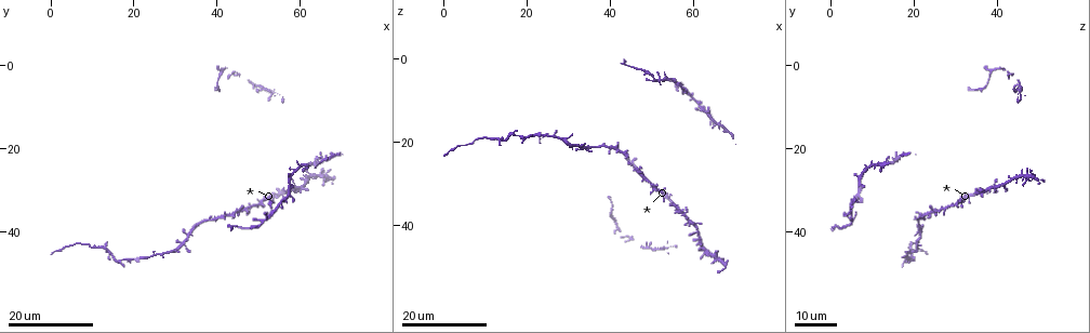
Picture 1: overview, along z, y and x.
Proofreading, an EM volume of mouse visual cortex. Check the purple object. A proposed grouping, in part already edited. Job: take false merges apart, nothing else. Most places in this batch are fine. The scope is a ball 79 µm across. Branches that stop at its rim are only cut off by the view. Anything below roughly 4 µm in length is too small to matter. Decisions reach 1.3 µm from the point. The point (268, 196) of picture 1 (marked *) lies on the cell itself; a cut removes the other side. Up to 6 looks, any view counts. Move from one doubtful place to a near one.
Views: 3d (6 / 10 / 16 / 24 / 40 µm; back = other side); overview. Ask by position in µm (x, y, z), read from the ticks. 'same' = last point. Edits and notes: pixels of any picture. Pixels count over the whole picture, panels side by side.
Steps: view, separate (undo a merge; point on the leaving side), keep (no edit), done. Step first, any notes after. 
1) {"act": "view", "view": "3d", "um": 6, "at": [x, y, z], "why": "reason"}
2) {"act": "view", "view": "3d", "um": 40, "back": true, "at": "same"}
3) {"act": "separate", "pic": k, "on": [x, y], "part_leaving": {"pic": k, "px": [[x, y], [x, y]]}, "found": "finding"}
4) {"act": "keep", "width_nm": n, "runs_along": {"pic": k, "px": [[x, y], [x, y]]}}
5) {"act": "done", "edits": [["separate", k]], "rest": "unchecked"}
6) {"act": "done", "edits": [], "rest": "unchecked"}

{"act": "view", "view": "3d", "um": 16, "at": [58.0, 30.0, 37.5], "why": "four arms meet"}

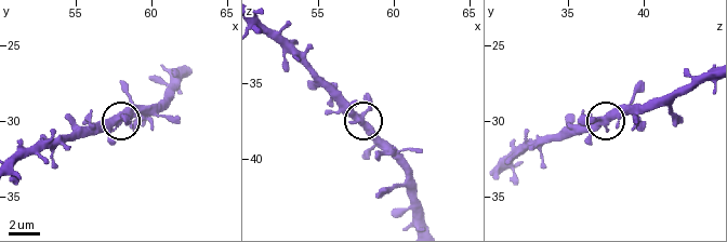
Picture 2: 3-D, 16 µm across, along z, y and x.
{"act": "view", "view": "3d", "um": 6, "at": [58.0, 29.8, 37.2]}

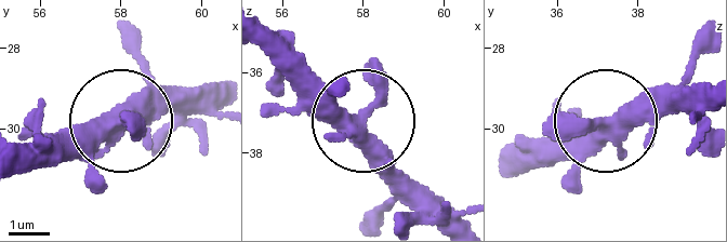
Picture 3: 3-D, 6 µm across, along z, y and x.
{"act": "keep", "arms": 4, "runs_along": {"pic": 3, "px": [[264, 28], [364, 121], [398, 169], [457, 211]]}, "found": "all the same cell"}

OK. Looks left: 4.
{"act": "view", "view": "3d", "um": 24, "at": [41.5, 36.5, 21.5], "why": "three arms meet"}

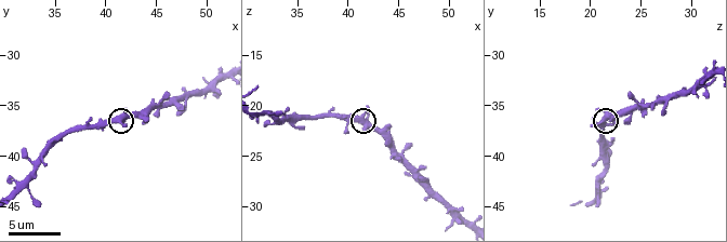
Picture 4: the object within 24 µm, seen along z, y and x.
{"act": "view", "view": "3d", "um": 6, "at": [41.2, 36.6, 21.4]}

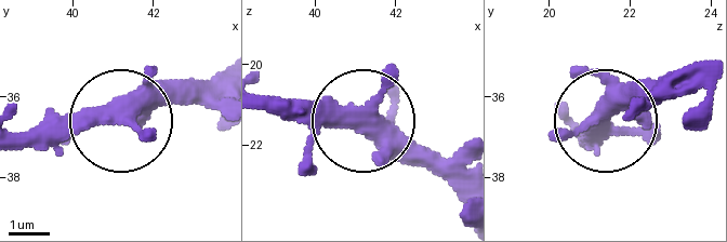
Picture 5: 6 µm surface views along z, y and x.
{"act": "keep", "width_nm": 330, "runs_along": {"pic": 5, "px": [[214, 84], [18, 133]]}, "found": "one cell here"}

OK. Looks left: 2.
{"act": "view", "view": "3d", "um": 16, "at": [51.0, 38.0, 5.0]}

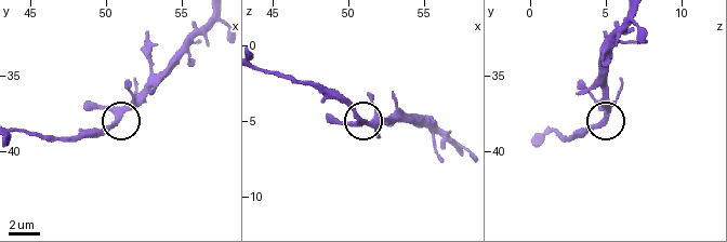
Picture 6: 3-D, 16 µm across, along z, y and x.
{"act": "view", "view": "3d", "um": 6, "at": [50.8, 37.8, 5.0]}

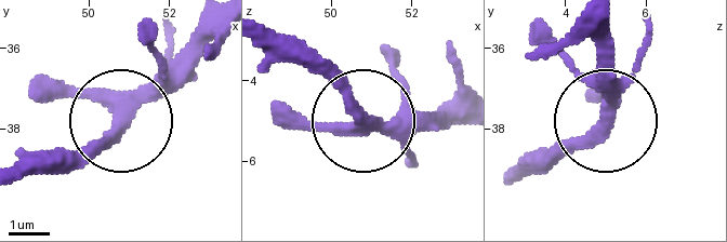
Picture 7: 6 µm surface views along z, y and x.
{"act": "keep", "width_nm": 300, "found": "one cell here"}

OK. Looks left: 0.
{"act": "done", "edits": [], "rest": "unchecked"}

